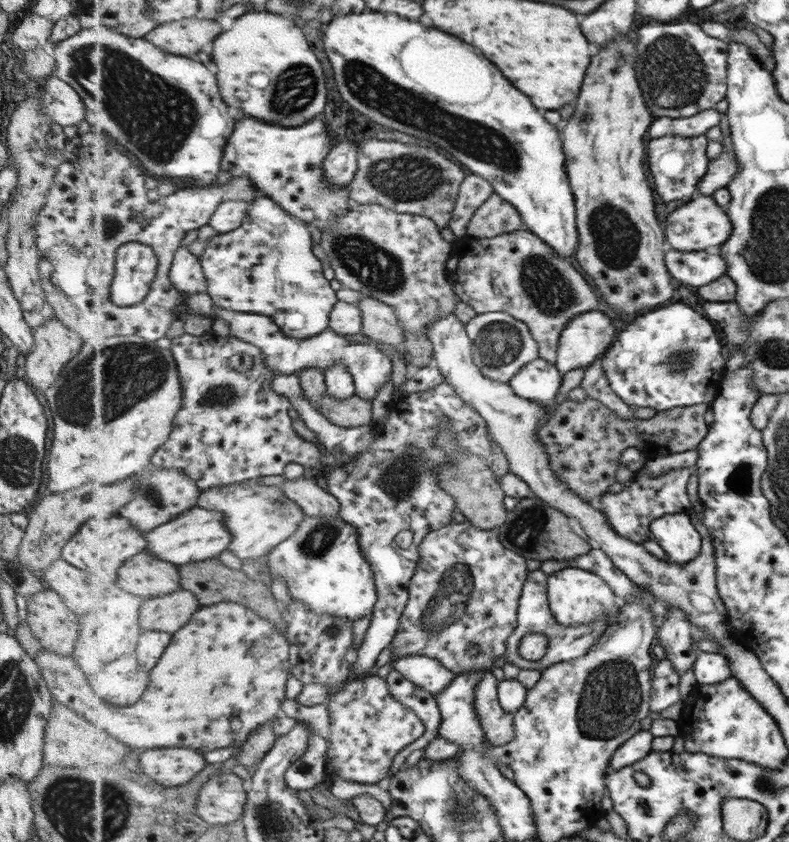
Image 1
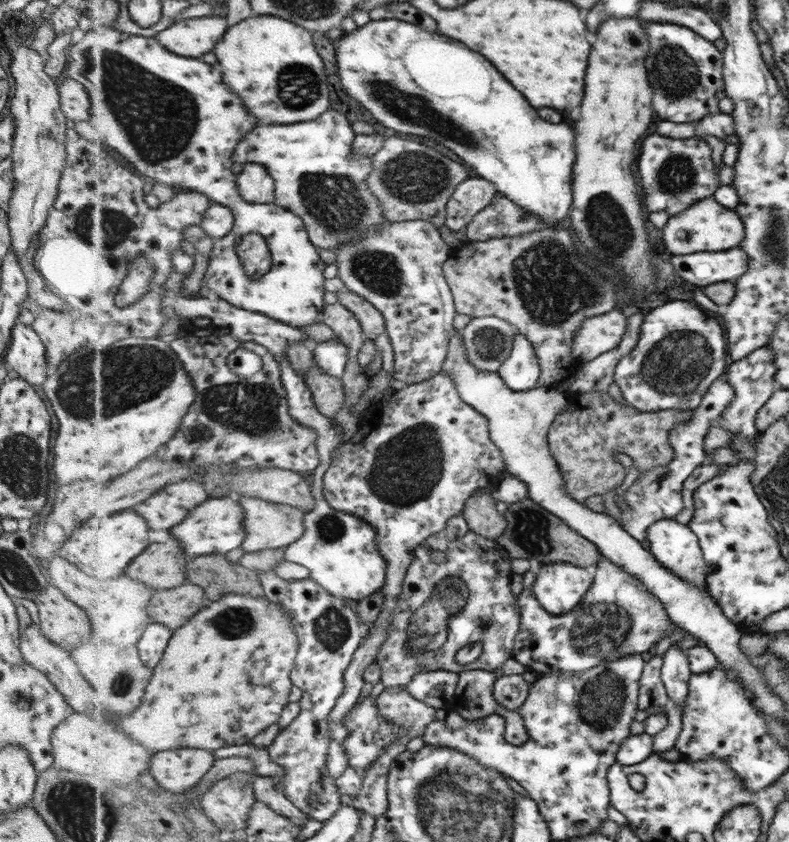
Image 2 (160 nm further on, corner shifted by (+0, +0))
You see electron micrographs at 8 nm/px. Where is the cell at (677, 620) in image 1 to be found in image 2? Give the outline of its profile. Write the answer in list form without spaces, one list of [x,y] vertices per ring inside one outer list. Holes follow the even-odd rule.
[[[675,644],[667,649],[662,656],[664,666],[662,669],[662,679],[665,683],[670,700],[673,701],[681,709],[686,708],[686,702],[690,693],[691,661],[689,661],[688,650],[681,650]]]

